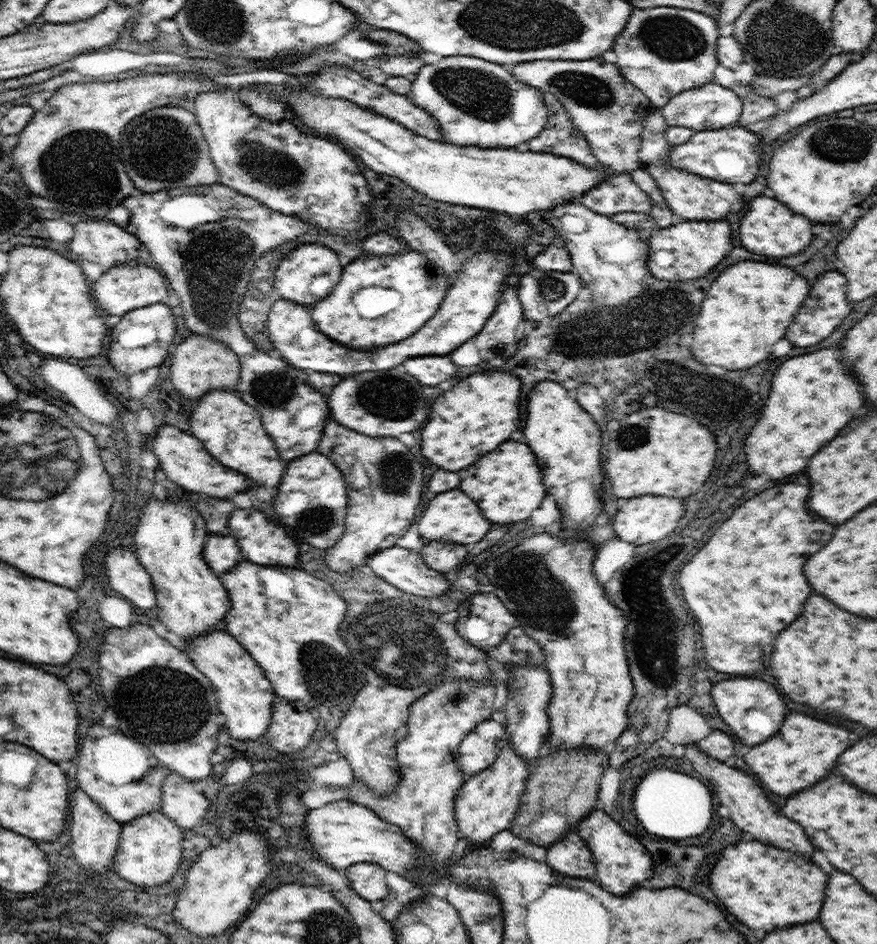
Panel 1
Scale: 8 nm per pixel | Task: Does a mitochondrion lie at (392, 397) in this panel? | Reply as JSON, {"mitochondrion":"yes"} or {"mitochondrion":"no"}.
{"mitochondrion":"yes"}

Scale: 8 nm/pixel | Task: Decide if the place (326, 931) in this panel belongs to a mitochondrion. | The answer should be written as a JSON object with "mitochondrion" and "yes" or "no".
{"mitochondrion":"yes"}

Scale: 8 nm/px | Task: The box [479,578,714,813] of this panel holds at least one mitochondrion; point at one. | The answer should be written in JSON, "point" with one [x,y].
{"point":[659,675]}

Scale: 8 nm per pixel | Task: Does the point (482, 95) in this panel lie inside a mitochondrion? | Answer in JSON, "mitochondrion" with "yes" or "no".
{"mitochondrion":"yes"}

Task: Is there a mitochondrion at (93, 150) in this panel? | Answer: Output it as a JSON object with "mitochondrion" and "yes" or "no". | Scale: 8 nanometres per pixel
{"mitochondrion":"yes"}

